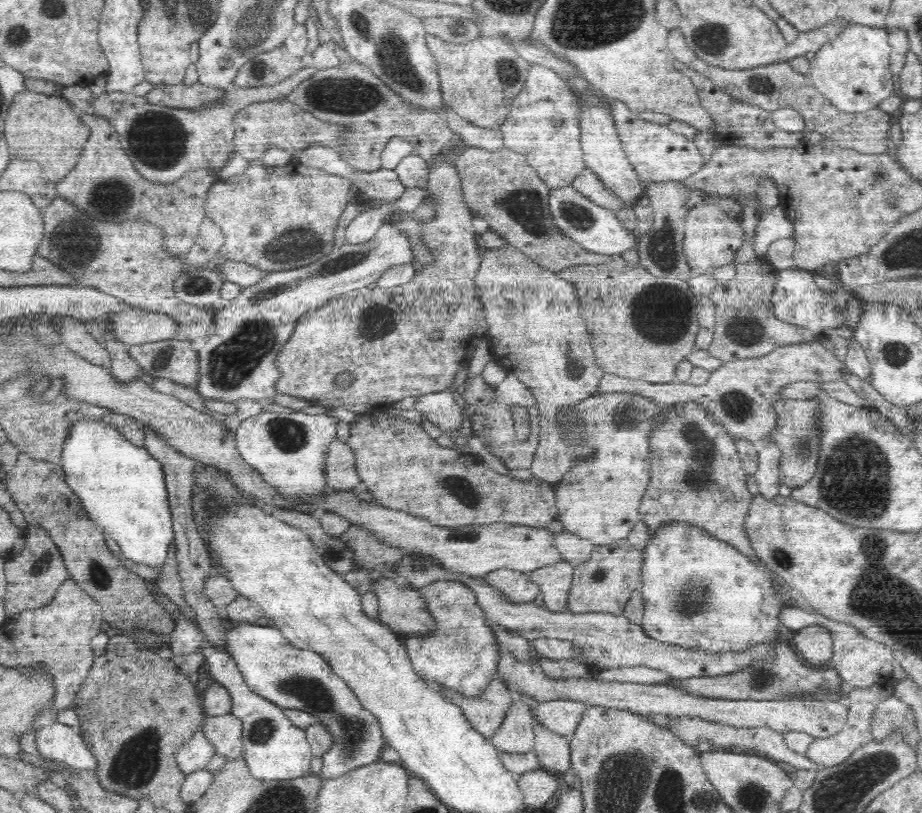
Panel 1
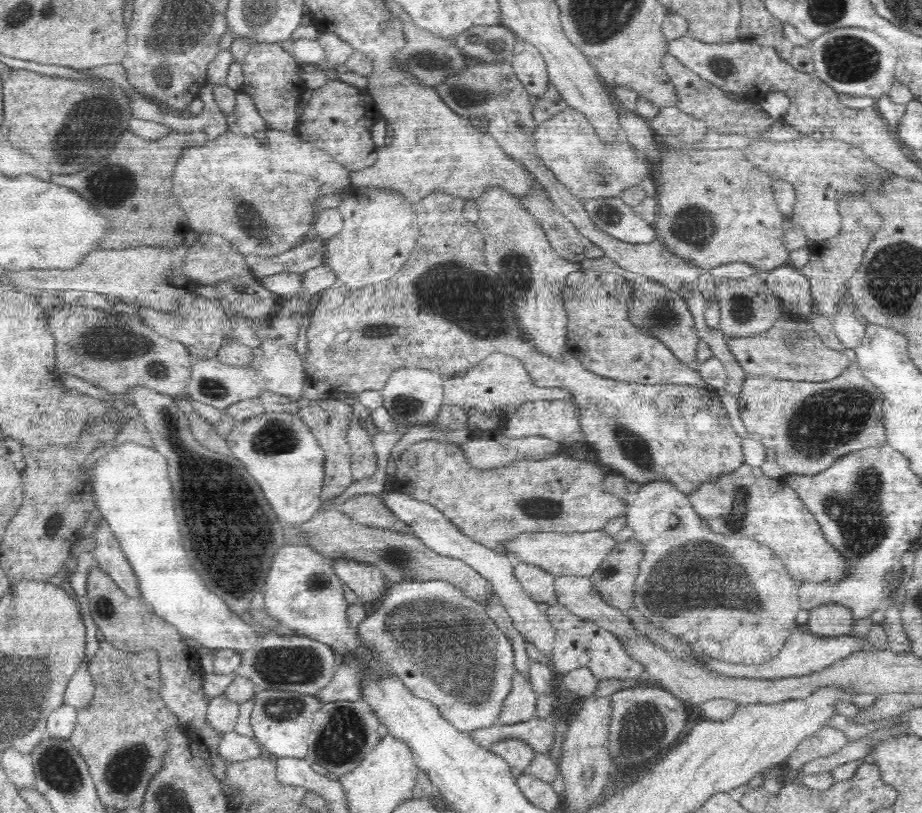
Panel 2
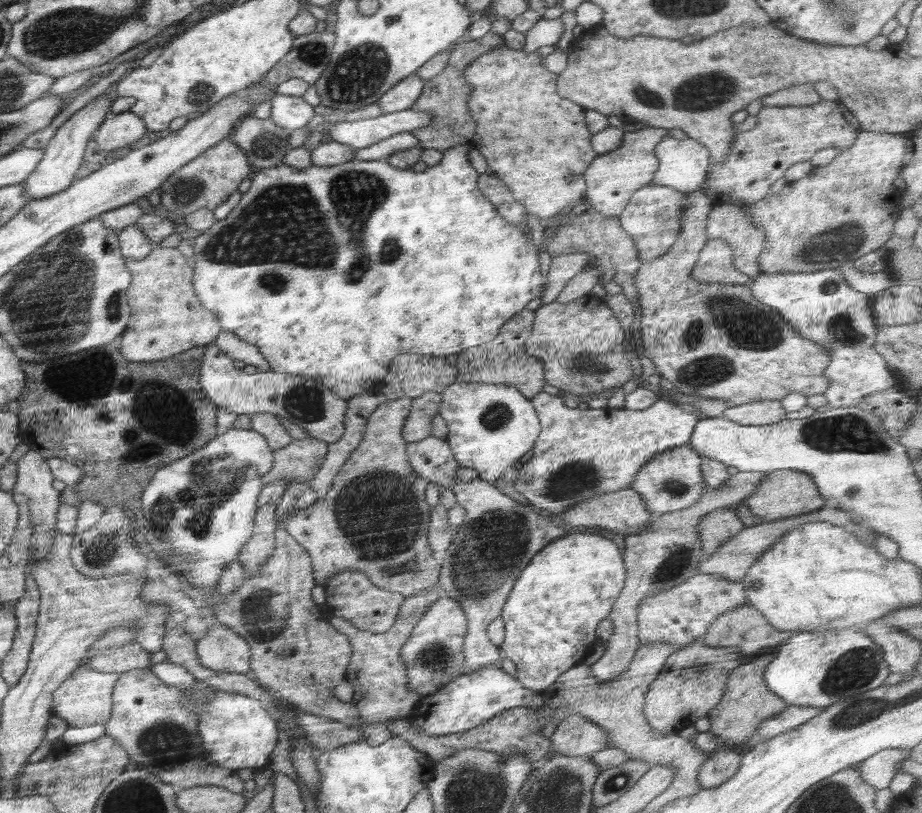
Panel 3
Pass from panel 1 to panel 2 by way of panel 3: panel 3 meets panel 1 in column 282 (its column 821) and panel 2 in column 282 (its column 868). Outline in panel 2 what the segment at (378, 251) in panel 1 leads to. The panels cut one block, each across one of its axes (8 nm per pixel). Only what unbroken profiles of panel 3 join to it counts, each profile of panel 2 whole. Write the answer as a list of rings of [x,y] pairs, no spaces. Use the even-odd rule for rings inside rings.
[[[326,264],[307,270],[302,274],[302,288],[296,296],[278,296],[278,310],[269,324],[269,332],[260,337],[260,346],[252,349],[252,366],[232,366],[218,359],[199,359],[191,366],[191,377],[183,395],[202,404],[225,410],[228,406],[244,399],[258,397],[260,391],[272,391],[280,396],[300,400],[304,388],[304,362],[294,346],[298,329],[316,292],[335,286],[337,278]]]

